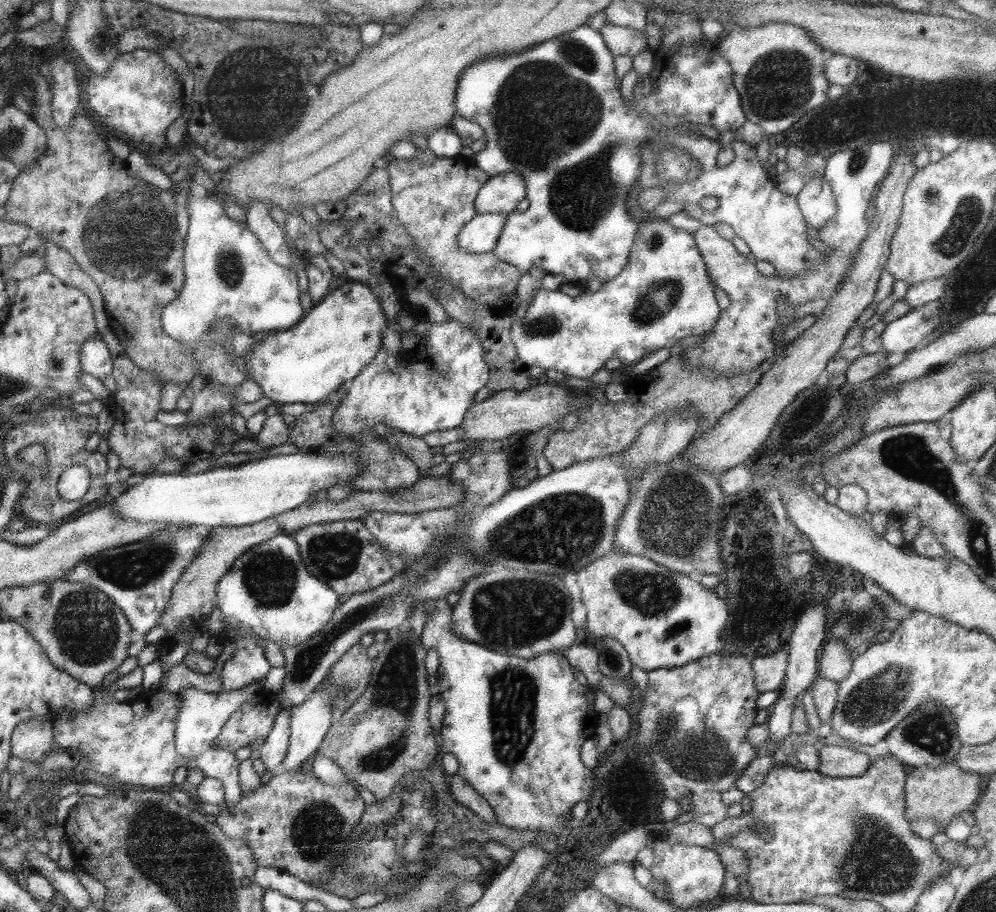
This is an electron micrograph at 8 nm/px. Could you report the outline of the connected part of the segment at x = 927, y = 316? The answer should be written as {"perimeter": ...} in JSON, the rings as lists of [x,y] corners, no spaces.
{"perimeter":[[[939,300],[912,308],[901,318],[886,323],[880,334],[882,353],[909,353],[920,346],[921,340],[934,335],[939,326],[941,305]]]}

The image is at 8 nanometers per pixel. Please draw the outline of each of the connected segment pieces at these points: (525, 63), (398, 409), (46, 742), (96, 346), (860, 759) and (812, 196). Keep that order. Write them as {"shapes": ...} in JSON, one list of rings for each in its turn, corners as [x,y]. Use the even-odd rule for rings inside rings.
{"shapes":[[[[653,5],[646,12],[646,20],[660,28],[660,41],[659,46],[649,56],[653,63],[651,72],[643,78],[642,84],[636,81],[631,104],[625,104],[621,94],[619,94],[618,79],[614,77],[613,72],[613,56],[606,49],[602,34],[594,28],[589,28],[587,25],[575,28],[575,30],[556,36],[551,40],[540,42],[523,52],[512,53],[511,56],[492,56],[487,58],[487,60],[480,60],[469,68],[465,68],[461,73],[461,77],[459,77],[459,81],[457,81],[455,86],[455,103],[453,103],[455,113],[459,117],[481,126],[485,138],[485,147],[480,152],[473,154],[471,160],[480,171],[483,171],[489,177],[504,172],[516,172],[523,177],[526,186],[525,198],[529,202],[527,209],[523,213],[512,212],[505,216],[505,225],[503,225],[499,238],[496,240],[496,245],[491,250],[499,260],[514,266],[518,273],[525,274],[531,268],[541,268],[543,272],[558,274],[563,278],[562,284],[575,284],[582,289],[584,279],[589,278],[589,276],[595,276],[601,284],[604,281],[611,280],[627,264],[629,249],[635,238],[638,224],[629,216],[625,204],[627,204],[627,198],[629,198],[629,192],[631,192],[631,185],[635,186],[635,184],[638,184],[641,166],[641,157],[639,157],[641,145],[653,139],[654,128],[662,126],[662,128],[670,128],[670,130],[675,130],[682,134],[689,132],[701,134],[697,128],[709,126],[709,128],[715,129],[717,133],[725,131],[735,134],[737,129],[745,122],[746,119],[739,104],[739,94],[733,87],[730,66],[717,50],[720,41],[712,41],[704,37],[701,29],[699,29],[700,23],[691,15],[681,13],[670,17],[662,8]]],[[[448,318],[448,321],[445,321],[445,323],[431,324],[426,340],[421,339],[419,345],[421,345],[419,356],[414,356],[415,360],[418,360],[417,367],[411,366],[411,362],[405,362],[405,366],[401,366],[401,364],[403,364],[403,362],[399,362],[399,360],[401,360],[401,358],[399,358],[401,350],[398,350],[398,352],[387,352],[385,348],[380,346],[379,352],[375,355],[375,359],[371,360],[371,363],[363,366],[359,374],[346,383],[346,393],[341,403],[339,403],[338,407],[334,410],[334,414],[331,415],[332,428],[334,428],[338,434],[342,434],[342,436],[353,436],[354,434],[358,434],[358,432],[366,432],[368,428],[372,429],[379,423],[385,428],[398,430],[409,436],[422,437],[425,433],[429,434],[429,432],[447,430],[459,426],[459,423],[464,417],[464,412],[473,402],[475,393],[484,386],[487,380],[486,364],[482,360],[482,344],[479,342],[478,336],[476,336],[470,328],[467,328],[466,324],[459,324],[458,321]]],[[[36,716],[20,722],[10,736],[10,756],[40,763],[53,750],[52,724]]],[[[92,336],[82,342],[79,351],[80,370],[102,381],[110,375],[112,363],[107,345],[99,338]]],[[[825,745],[818,749],[819,774],[830,777],[853,777],[863,774],[869,766],[869,757],[849,747]]],[[[822,177],[805,180],[801,190],[793,198],[803,220],[813,230],[819,231],[835,214],[836,206],[830,186]]]]}

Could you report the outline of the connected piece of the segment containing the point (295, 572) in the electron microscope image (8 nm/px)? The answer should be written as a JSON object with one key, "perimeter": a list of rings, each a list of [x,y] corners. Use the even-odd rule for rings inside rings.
{"perimeter":[[[277,534],[243,551],[243,554],[233,561],[231,569],[219,578],[215,588],[215,607],[223,616],[225,623],[223,631],[225,629],[235,631],[235,638],[230,641],[220,635],[224,645],[231,642],[235,648],[222,665],[223,670],[220,673],[222,690],[219,690],[219,693],[231,692],[255,681],[263,681],[270,666],[261,643],[269,640],[280,647],[281,645],[303,643],[329,622],[337,606],[339,606],[339,596],[320,580],[311,576],[303,566],[296,542],[292,539],[291,534]]]}

